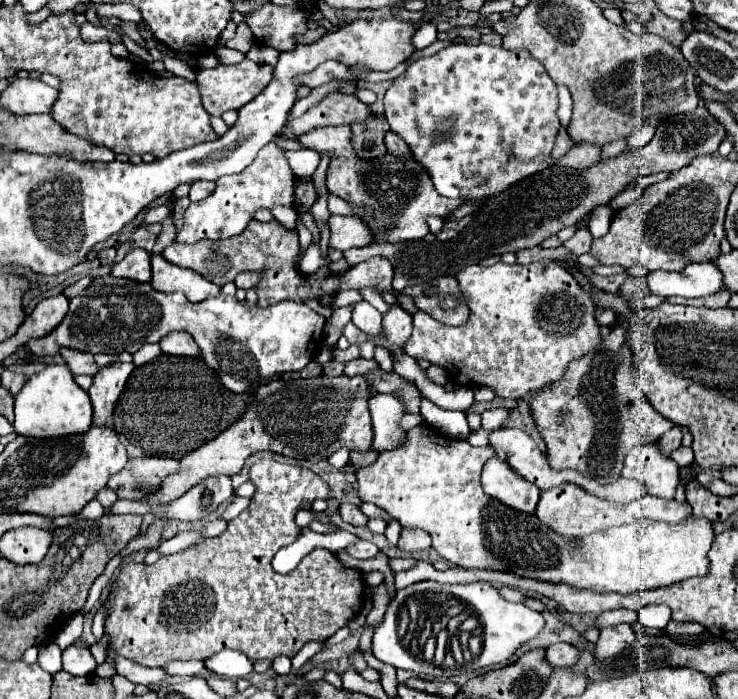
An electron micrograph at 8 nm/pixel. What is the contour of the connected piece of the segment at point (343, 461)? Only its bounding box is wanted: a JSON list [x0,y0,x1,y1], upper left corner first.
[329,448,349,468]

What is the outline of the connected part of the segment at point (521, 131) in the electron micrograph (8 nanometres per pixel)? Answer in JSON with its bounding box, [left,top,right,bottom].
[385,44,561,200]

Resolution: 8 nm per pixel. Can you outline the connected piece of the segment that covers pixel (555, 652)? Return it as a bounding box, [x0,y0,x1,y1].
[547,644,579,668]

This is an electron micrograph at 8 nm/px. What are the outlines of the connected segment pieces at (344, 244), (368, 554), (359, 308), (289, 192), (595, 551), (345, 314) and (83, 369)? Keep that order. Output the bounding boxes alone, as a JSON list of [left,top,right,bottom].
[[329,216,373,250],[343,540,379,560],[353,300,383,334],[175,144,295,244],[357,426,715,594],[325,308,351,346],[61,348,99,376]]

